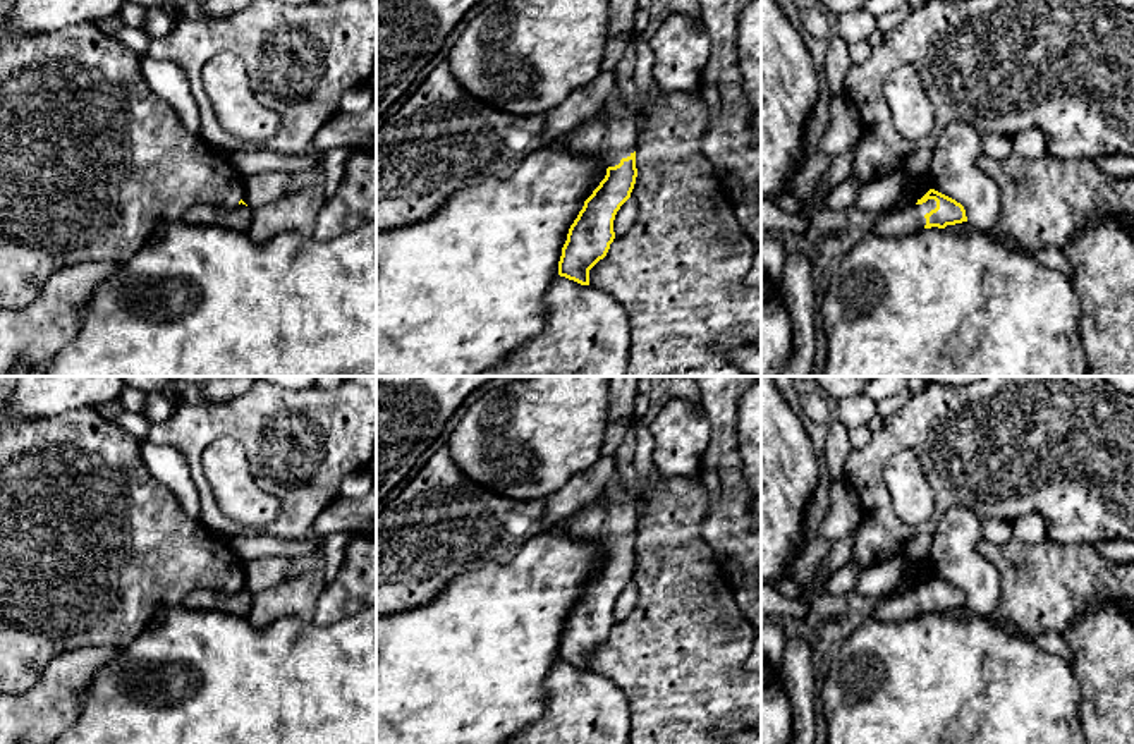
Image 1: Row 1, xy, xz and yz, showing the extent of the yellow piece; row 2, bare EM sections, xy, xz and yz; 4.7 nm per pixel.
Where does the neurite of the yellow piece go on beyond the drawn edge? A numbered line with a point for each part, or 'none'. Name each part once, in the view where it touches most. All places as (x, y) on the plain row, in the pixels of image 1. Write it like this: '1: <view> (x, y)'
1: yz (896, 609)

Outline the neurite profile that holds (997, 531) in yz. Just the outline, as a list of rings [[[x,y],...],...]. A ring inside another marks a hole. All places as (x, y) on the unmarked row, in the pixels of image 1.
[[[985,519],[981,521],[981,531],[985,540],[997,545],[1005,545],[1010,538],[1014,538],[1014,528],[1007,521]]]

